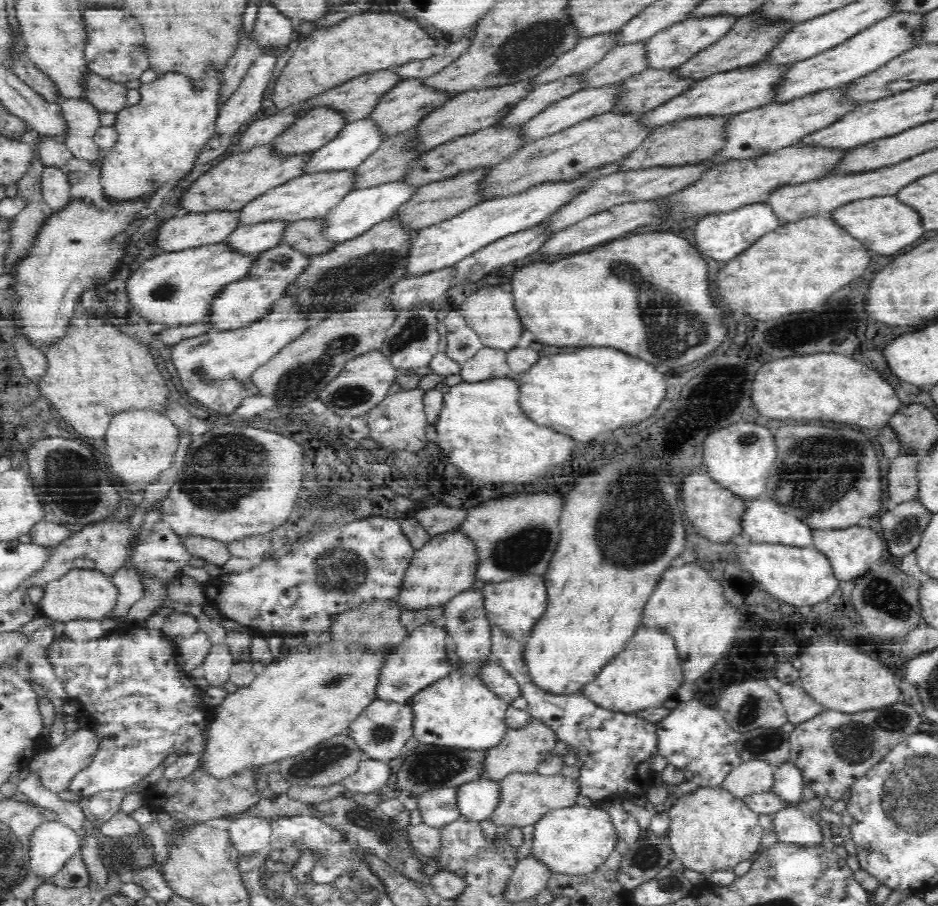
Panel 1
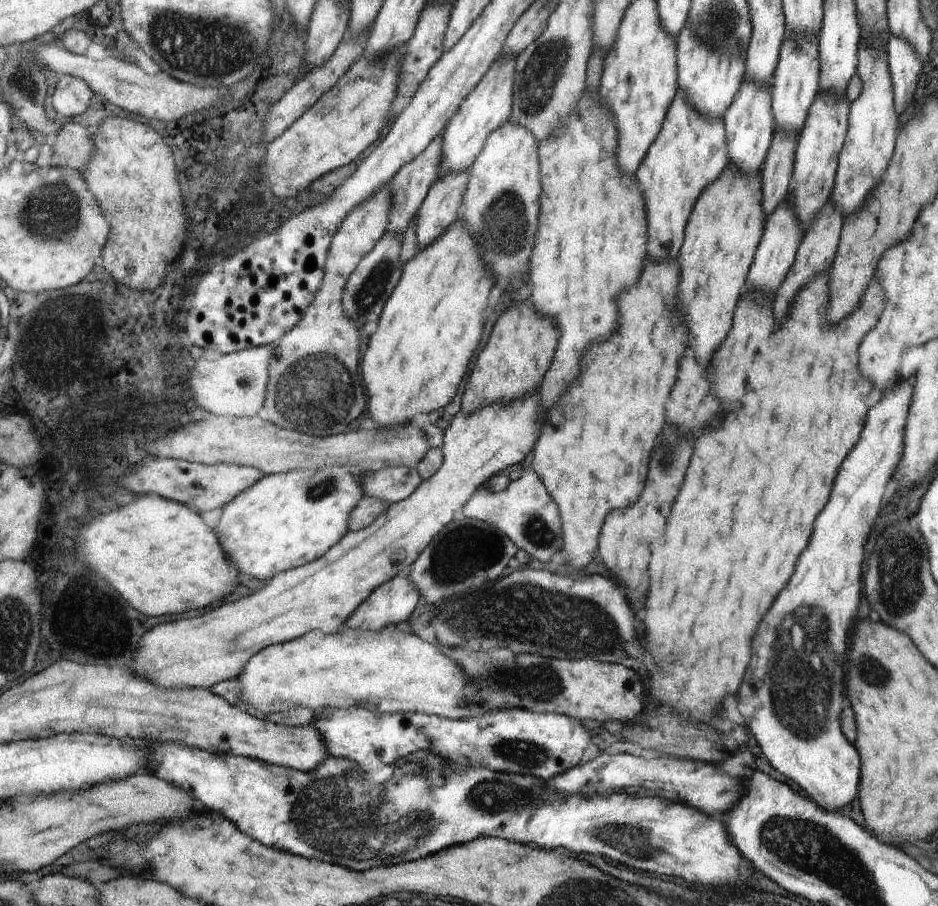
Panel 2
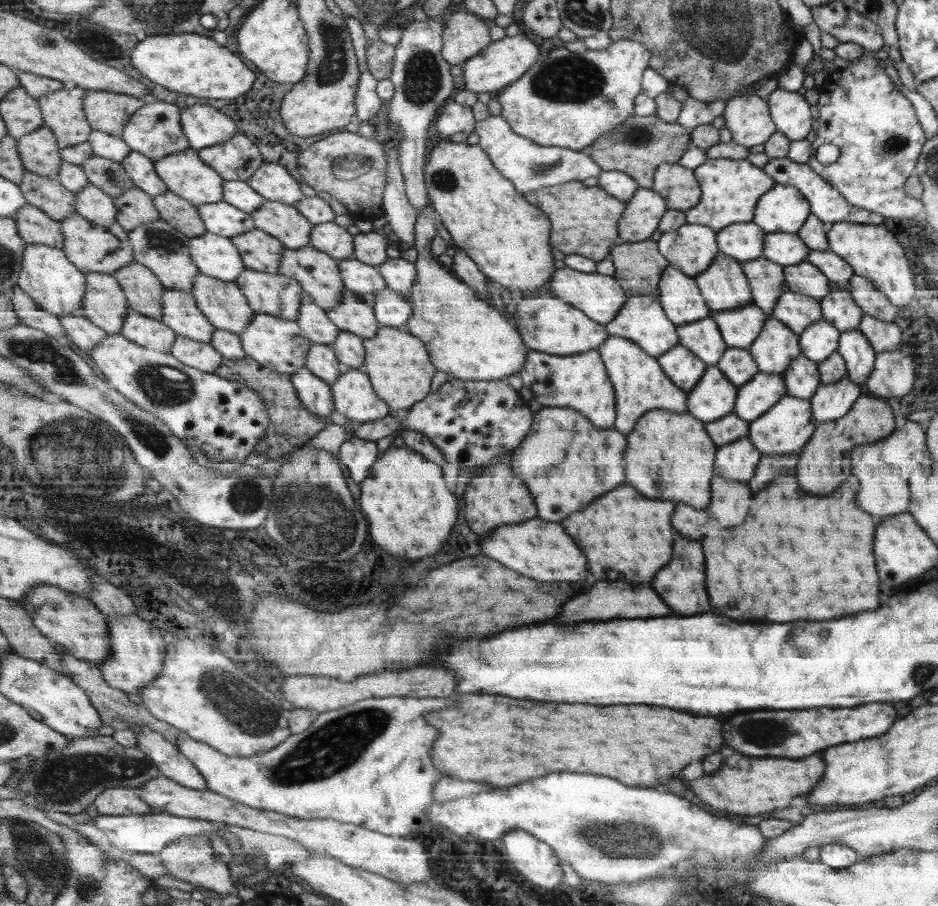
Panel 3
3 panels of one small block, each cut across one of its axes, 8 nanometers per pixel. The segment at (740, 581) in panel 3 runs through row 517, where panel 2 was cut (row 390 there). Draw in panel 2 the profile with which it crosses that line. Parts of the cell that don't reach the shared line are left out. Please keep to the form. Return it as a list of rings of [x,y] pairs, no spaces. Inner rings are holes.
[[[826,272],[816,276],[816,280],[812,280],[802,290],[802,294],[796,296],[796,302],[788,314],[788,320],[768,338],[766,346],[760,348],[760,354],[754,364],[754,374],[748,376],[748,384],[746,384],[746,406],[742,406],[742,410],[738,410],[738,414],[734,414],[734,418],[730,418],[730,422],[726,422],[722,430],[710,430],[710,434],[702,438],[702,442],[694,444],[694,462],[690,462],[690,474],[686,474],[686,490],[682,490],[682,498],[678,498],[678,506],[674,506],[674,518],[670,518],[670,530],[666,530],[666,534],[662,534],[662,538],[658,540],[658,550],[654,550],[654,562],[650,562],[650,594],[648,594],[646,608],[644,608],[644,626],[646,626],[644,648],[656,664],[656,670],[650,674],[652,678],[650,694],[656,700],[660,700],[662,704],[670,704],[674,710],[682,710],[682,716],[688,716],[694,722],[698,720],[706,722],[712,716],[712,712],[720,708],[722,700],[728,694],[736,696],[744,680],[746,668],[750,664],[750,658],[752,658],[752,636],[756,634],[758,624],[762,622],[764,614],[772,606],[774,598],[786,588],[788,580],[792,578],[796,560],[800,558],[800,554],[804,552],[812,536],[812,524],[818,518],[824,504],[828,502],[838,468],[842,466],[848,452],[856,446],[860,438],[860,432],[864,428],[864,418],[868,414],[868,406],[866,406],[868,398],[864,396],[872,394],[872,384],[866,378],[862,378],[862,374],[858,372],[858,354],[856,352],[858,352],[862,338],[878,324],[878,318],[884,310],[882,296],[884,294],[882,294],[880,282],[874,280],[874,286],[870,286],[870,298],[862,302],[862,310],[858,310],[854,318],[846,318],[842,326],[826,326],[824,324],[824,308],[828,304]]]

